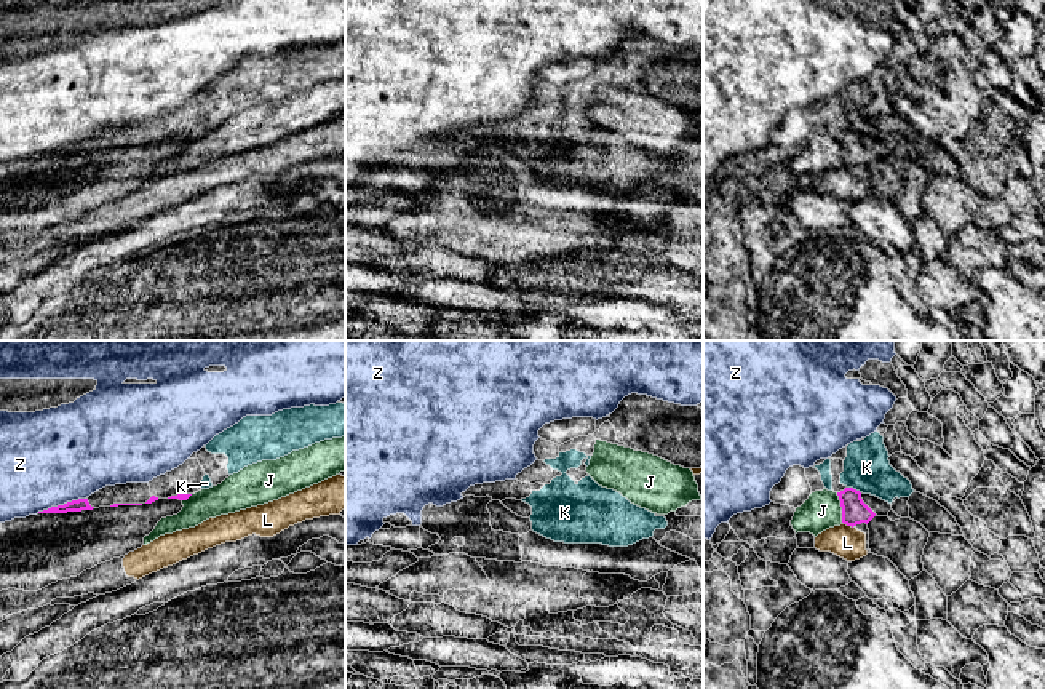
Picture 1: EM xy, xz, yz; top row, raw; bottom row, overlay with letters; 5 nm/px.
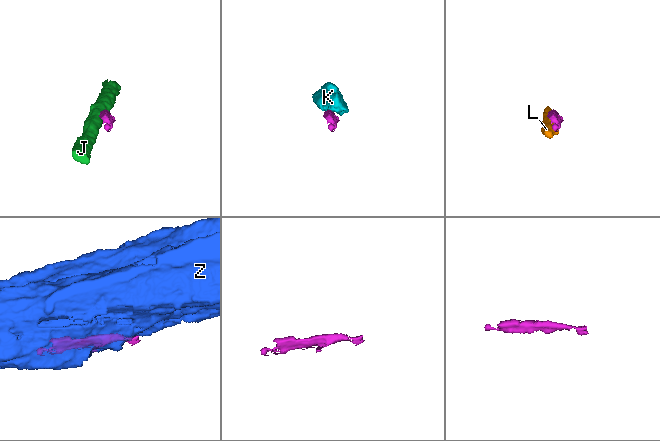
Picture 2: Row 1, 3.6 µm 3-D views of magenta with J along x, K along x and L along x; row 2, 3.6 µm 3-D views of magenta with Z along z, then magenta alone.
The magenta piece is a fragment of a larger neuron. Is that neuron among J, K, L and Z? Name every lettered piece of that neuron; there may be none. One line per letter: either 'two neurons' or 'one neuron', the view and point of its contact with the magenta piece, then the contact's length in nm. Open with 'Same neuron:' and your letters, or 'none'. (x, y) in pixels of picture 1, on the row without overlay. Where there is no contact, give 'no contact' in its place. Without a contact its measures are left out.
Same neuron: K
J: two neurons; contact yz (841, 147); length 160 nm
K: one neuron; contact yz (852, 130); length 80 nm
L: two neurons; contact yz (847, 167); length 70 nm
Z: two neurons; contact xy (61, 147); length 260 nm

